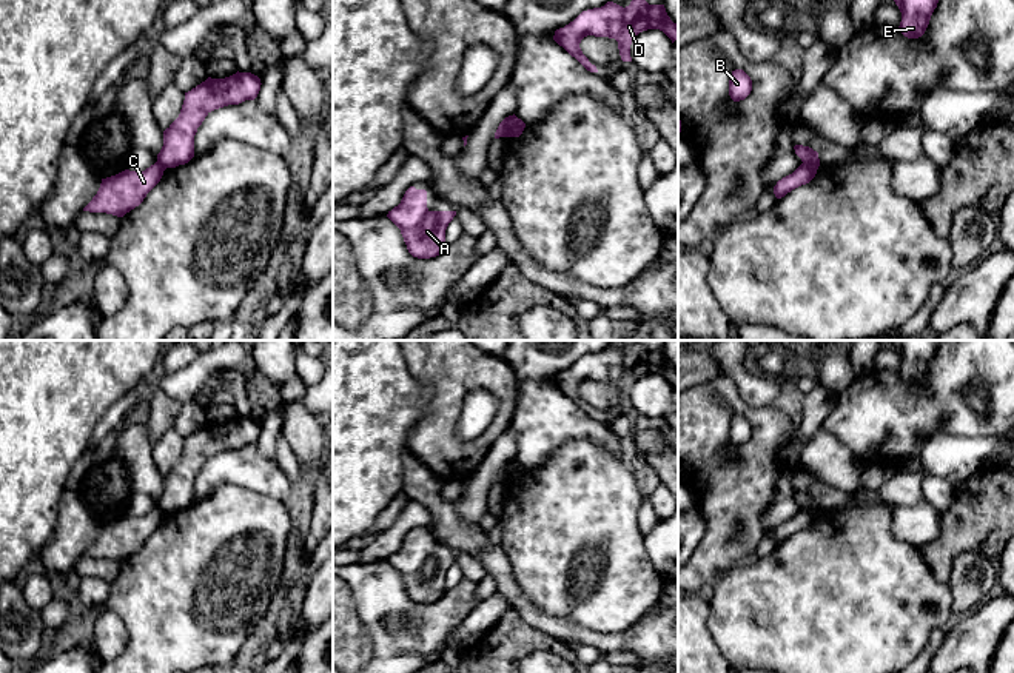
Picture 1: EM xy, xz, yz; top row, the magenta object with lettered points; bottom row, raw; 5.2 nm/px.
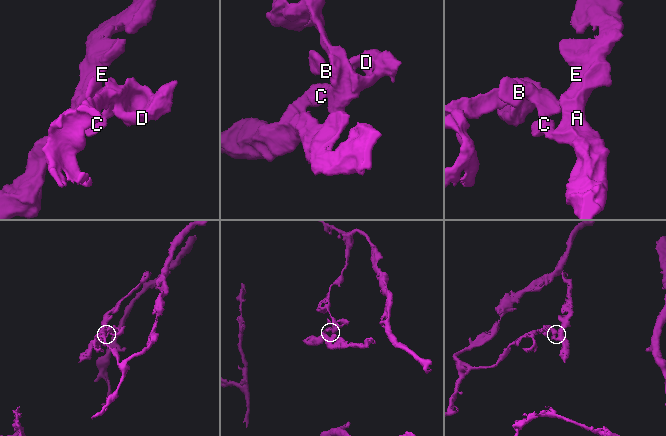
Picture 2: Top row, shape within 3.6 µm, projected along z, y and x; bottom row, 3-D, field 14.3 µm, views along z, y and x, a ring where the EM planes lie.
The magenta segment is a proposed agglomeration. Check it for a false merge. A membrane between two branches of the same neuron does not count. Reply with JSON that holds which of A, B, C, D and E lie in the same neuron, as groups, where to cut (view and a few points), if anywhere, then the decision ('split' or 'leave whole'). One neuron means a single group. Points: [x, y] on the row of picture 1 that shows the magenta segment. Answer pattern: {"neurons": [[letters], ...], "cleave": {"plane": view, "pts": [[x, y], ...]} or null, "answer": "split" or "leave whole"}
{"neurons": [["A", "C", "E"], ["B", "D"]], "cleave": {"plane": "xz", "pts": [[513, 114], [504, 136]]}, "answer": "split"}

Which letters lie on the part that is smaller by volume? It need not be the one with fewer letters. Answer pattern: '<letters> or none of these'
A, C, E

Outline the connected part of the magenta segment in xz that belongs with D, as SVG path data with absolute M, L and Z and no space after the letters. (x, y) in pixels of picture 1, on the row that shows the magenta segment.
M632 0L626 8L607 2L601 8L583 11L573 22L556 29L553 40L587 71L598 72L596 66L589 62L579 48L584 37L615 39L621 60L632 62L632 40L647 29L663 31L672 43L678 40L678 25L670 20L664 5L649 5L646 0Z

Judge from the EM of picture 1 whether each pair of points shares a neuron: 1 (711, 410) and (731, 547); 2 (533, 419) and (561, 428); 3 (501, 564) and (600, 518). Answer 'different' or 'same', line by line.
1: same
2: same
3: different

